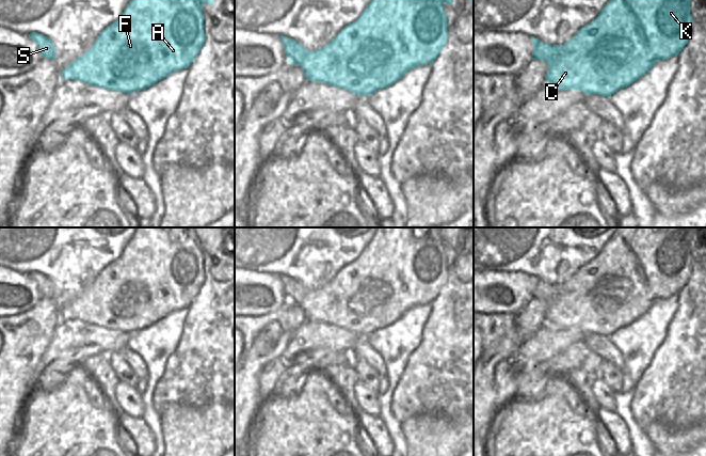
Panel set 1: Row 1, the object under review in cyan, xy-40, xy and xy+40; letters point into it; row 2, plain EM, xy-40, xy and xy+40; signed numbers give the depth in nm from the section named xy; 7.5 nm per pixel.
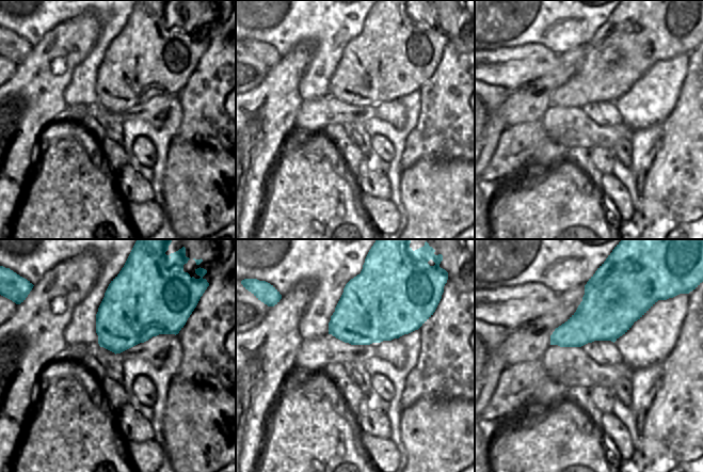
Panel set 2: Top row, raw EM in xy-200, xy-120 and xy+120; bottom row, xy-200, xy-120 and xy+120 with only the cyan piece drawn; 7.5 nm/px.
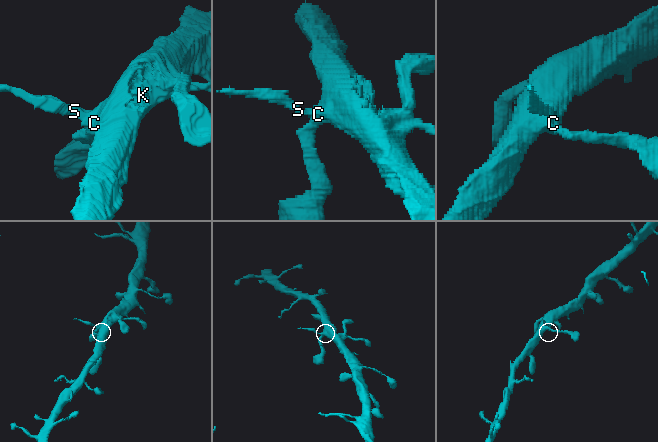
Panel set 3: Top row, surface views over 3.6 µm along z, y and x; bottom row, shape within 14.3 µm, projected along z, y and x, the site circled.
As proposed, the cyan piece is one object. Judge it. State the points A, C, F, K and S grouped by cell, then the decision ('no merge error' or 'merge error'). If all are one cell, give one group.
A C F K S; no merge error

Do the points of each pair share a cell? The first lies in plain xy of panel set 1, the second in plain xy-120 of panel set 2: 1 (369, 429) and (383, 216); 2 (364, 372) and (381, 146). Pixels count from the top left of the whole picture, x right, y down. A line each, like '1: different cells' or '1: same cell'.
1: same cell
2: different cells

